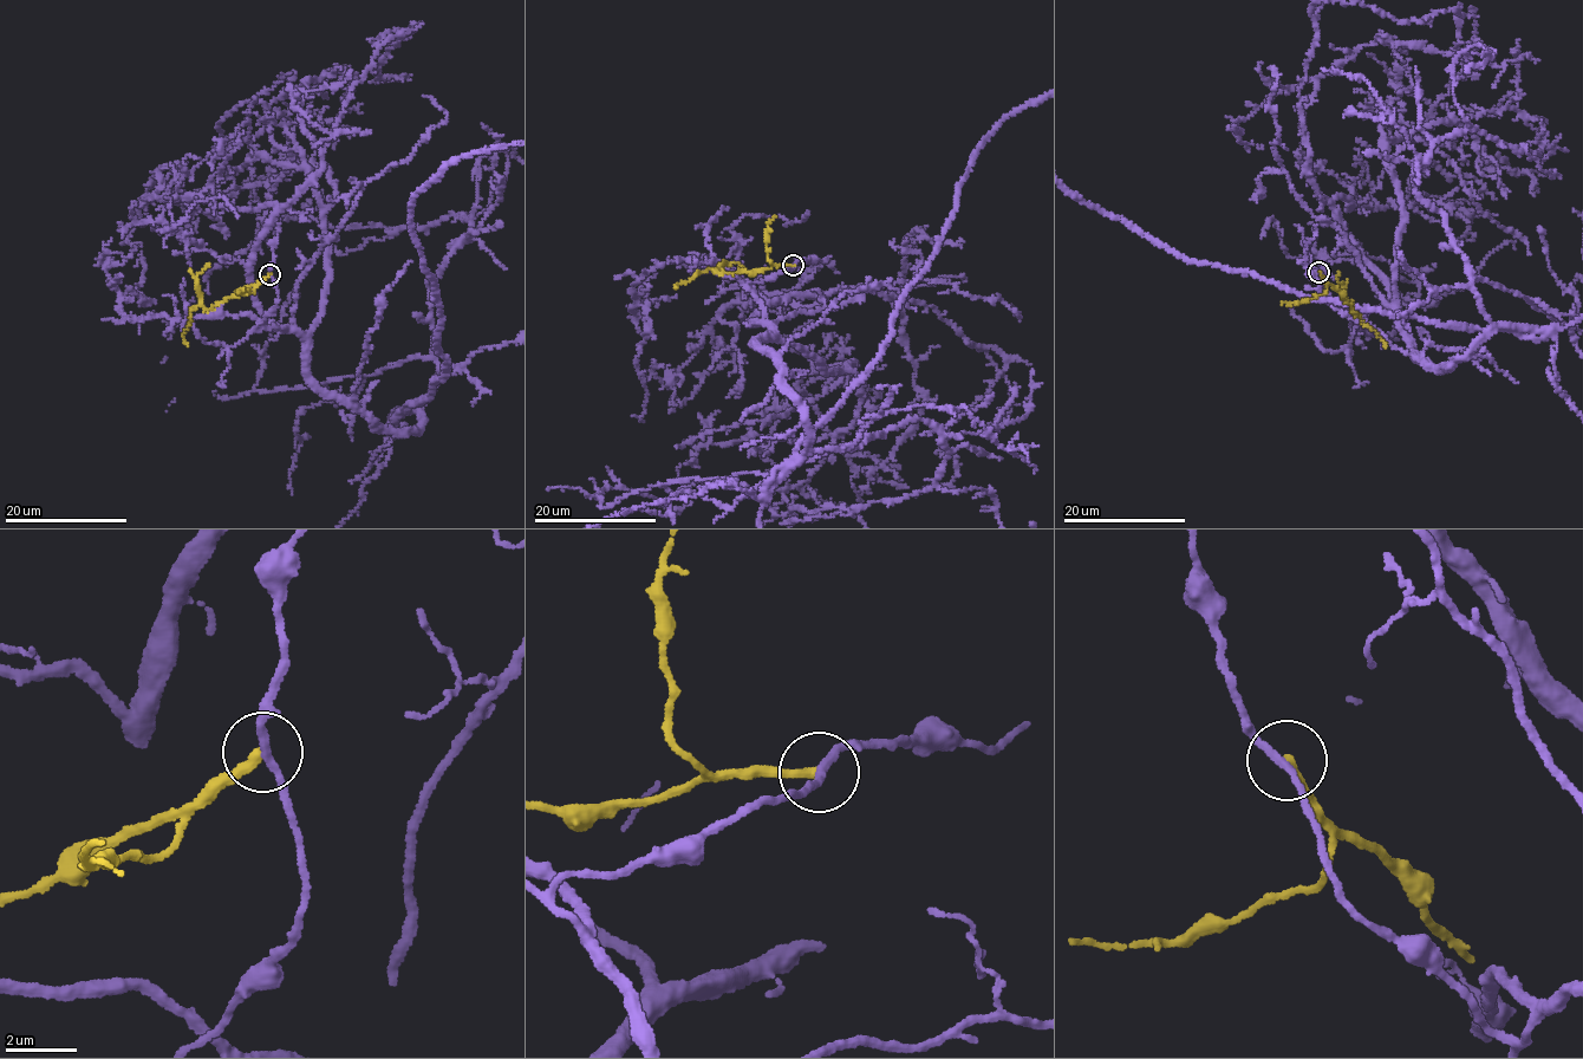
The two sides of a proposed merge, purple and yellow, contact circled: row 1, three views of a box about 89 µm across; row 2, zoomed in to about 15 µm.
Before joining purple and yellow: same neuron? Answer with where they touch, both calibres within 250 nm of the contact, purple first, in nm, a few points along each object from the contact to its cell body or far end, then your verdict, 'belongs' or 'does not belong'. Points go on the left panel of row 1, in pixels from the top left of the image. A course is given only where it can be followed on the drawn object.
place (269, 274); calibres 200 and 280 nm; course yellow (271, 274), (210, 310), (199, 305), (193, 307), (183, 336), (187, 345); does not belong

